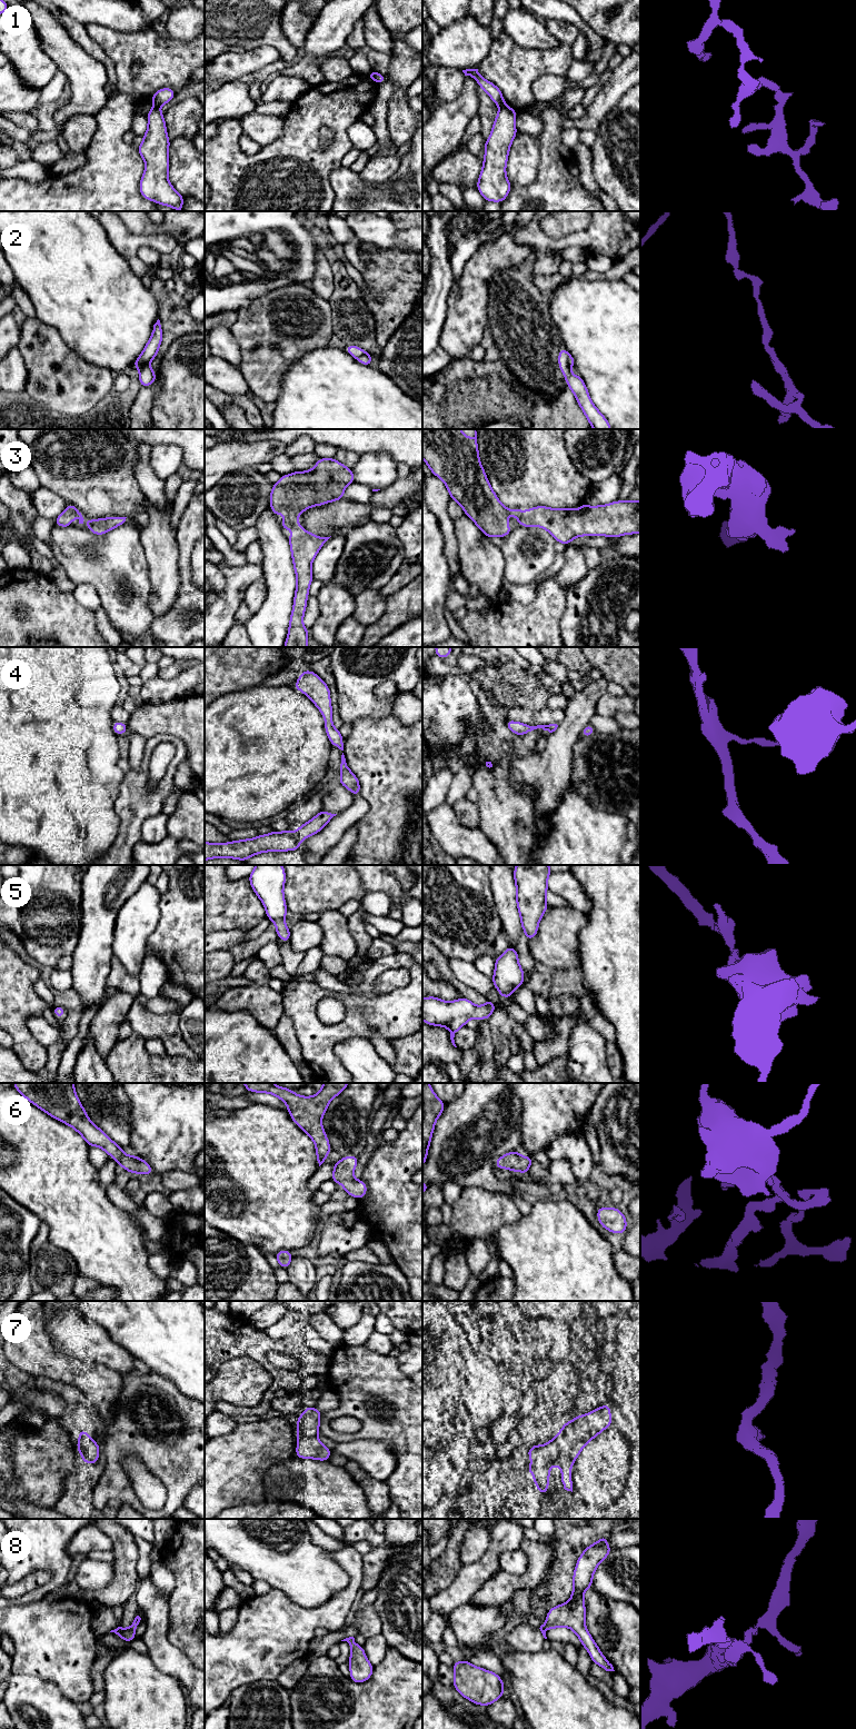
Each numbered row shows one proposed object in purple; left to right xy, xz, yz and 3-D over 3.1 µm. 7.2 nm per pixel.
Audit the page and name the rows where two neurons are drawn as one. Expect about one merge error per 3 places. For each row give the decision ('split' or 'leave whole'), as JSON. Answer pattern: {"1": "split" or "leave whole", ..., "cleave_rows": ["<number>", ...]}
{"1": "split", "2": "split", "3": "leave whole", "4": "leave whole", "5": "leave whole", "6": "leave whole", "7": "leave whole", "8": "leave whole", "cleave_rows": ["1", "2"]}

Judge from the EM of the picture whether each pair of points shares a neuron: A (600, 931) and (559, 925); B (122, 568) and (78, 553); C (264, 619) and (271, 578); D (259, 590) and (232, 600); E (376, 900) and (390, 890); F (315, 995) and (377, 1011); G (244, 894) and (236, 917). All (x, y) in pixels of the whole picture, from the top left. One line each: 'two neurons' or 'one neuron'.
A: two neurons
B: one neuron
C: one neuron
D: two neurons
E: two neurons
F: one neuron
G: one neuron

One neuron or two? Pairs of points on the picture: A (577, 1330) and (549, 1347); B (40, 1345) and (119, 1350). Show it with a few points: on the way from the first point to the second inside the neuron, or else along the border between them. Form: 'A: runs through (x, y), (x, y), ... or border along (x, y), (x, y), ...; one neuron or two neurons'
A: border along (580, 1314), (567, 1323), (569, 1351), (565, 1360); two neurons
B: border along (45, 1322), (52, 1344), (63, 1354), (78, 1359); two neurons

